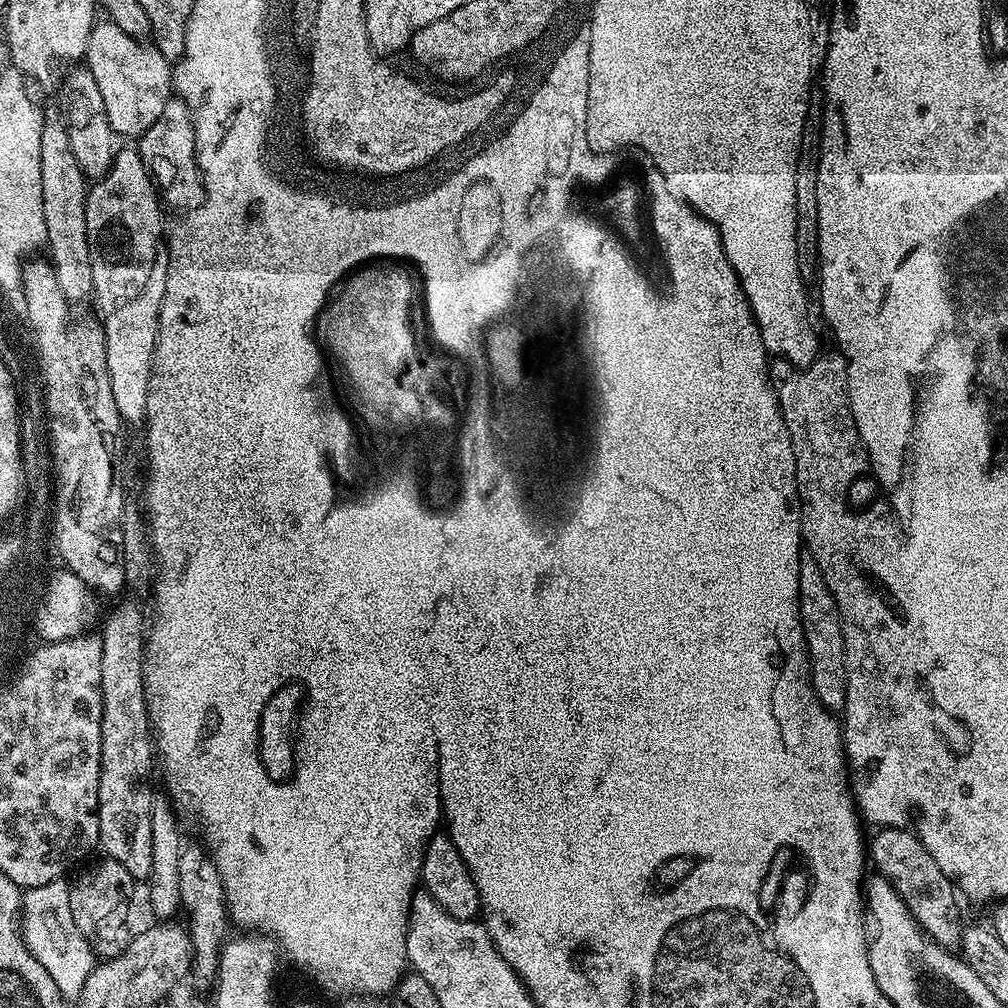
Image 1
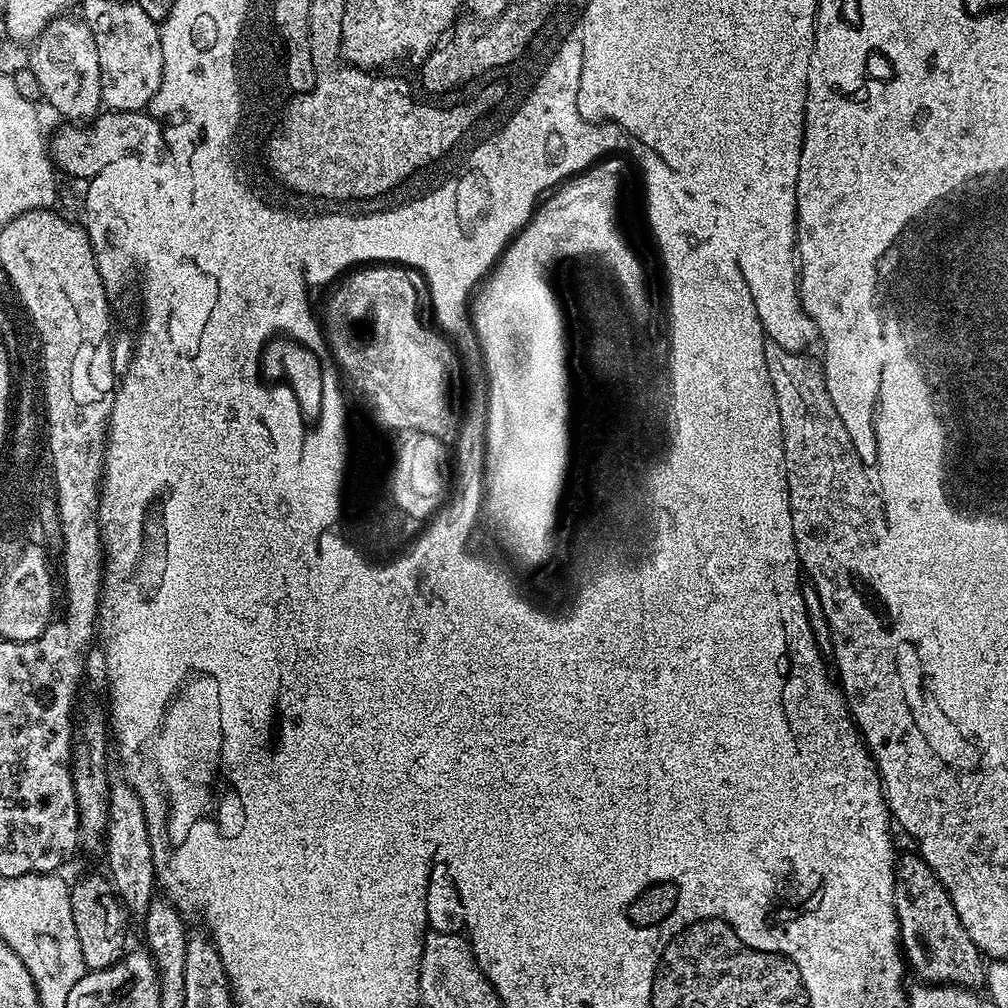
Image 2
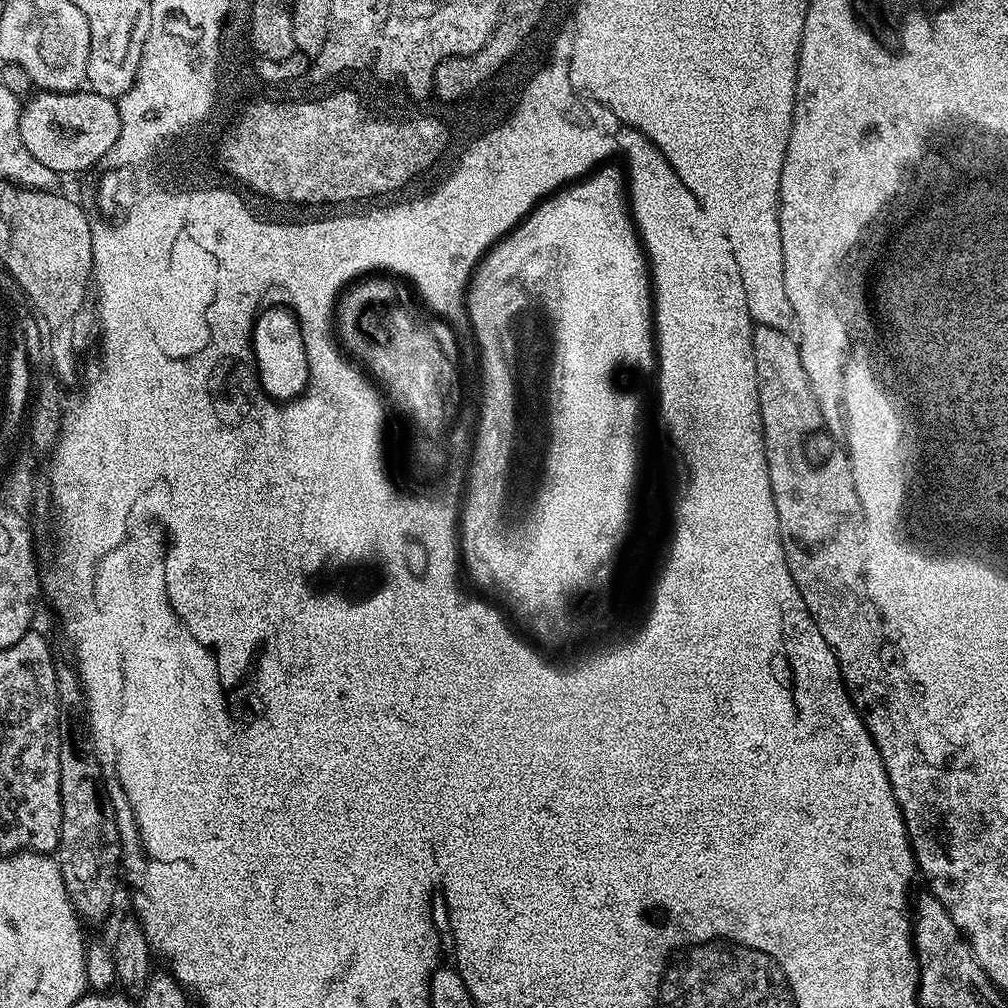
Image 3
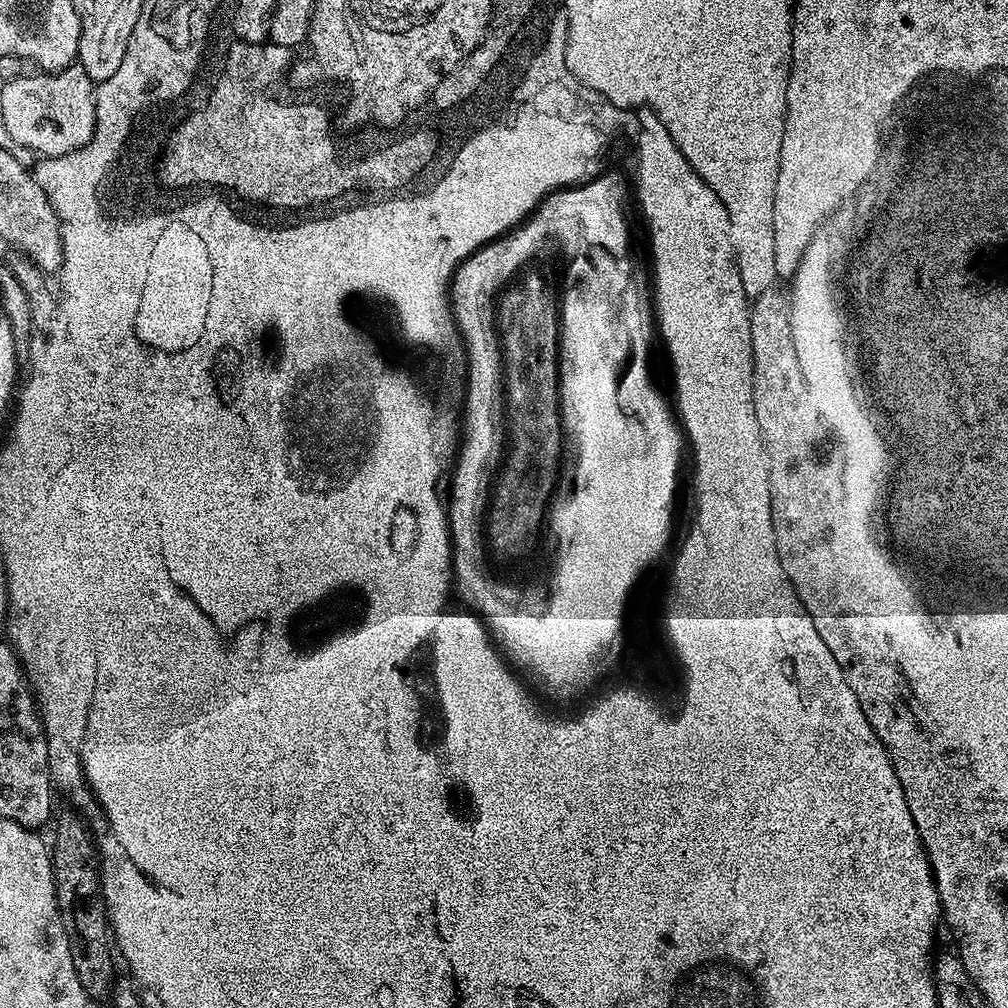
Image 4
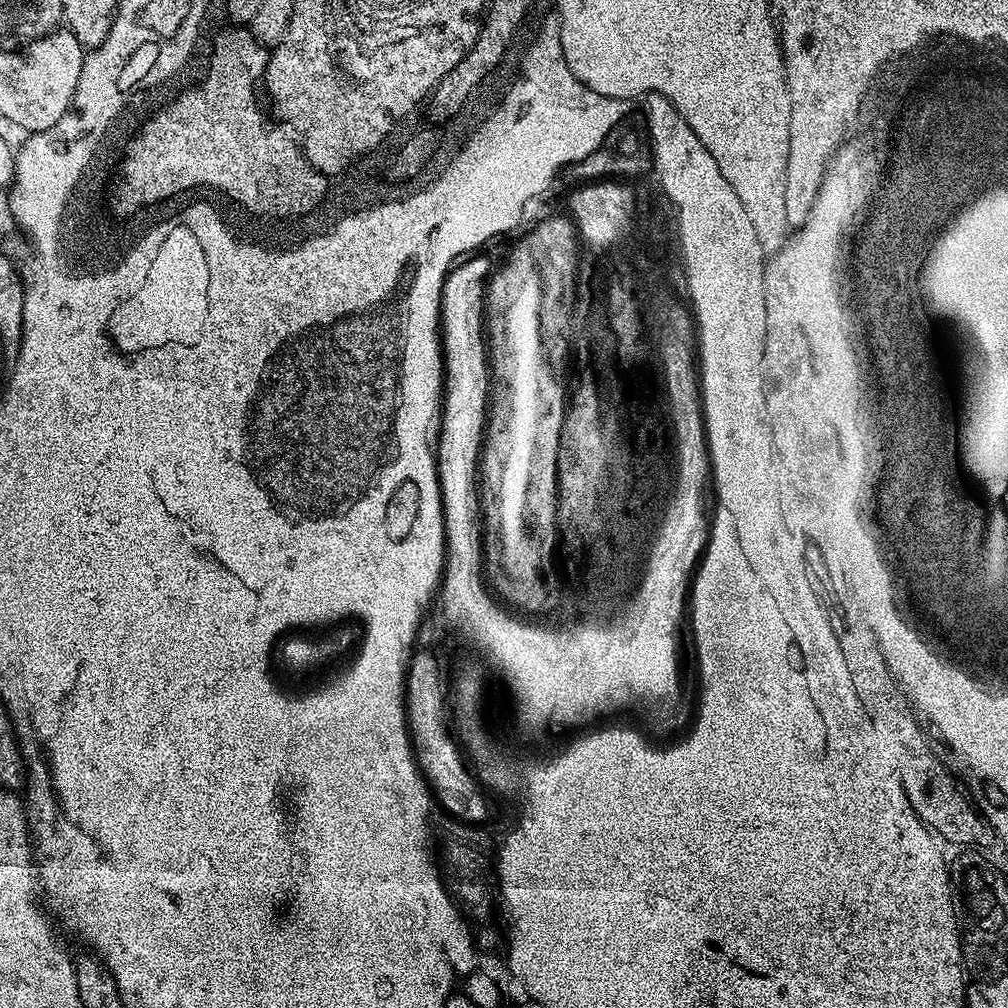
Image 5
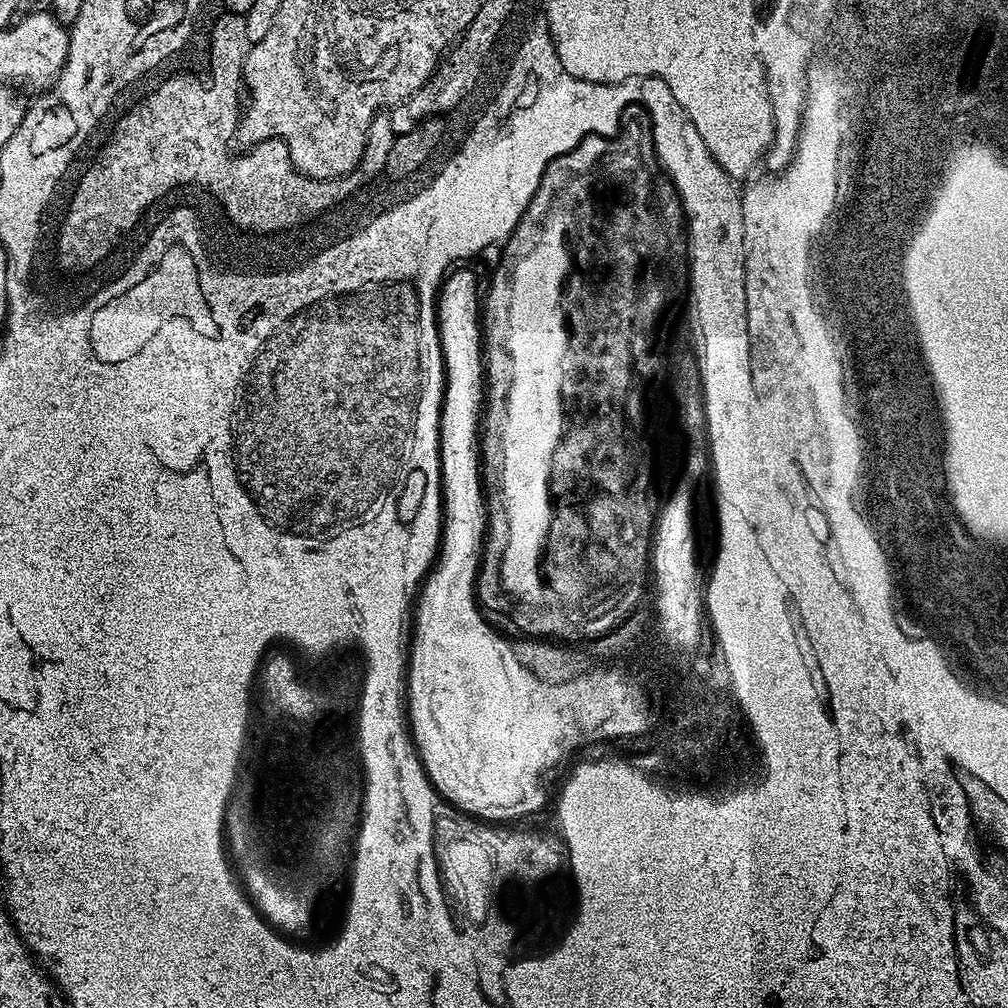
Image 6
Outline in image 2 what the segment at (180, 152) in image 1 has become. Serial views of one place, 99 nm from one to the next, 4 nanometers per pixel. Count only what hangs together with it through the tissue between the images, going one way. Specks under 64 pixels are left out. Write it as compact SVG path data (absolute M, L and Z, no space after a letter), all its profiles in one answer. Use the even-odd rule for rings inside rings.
M104 110L91 121L90 126L81 126L76 122L68 122L56 132L56 137L50 140L50 155L55 167L61 173L66 172L70 176L77 176L82 182L88 182L104 166L110 164L120 155L120 144L124 144L124 124L128 124L128 132L136 132L140 136L139 151L161 150L165 147L164 126L151 113L145 111L135 112L129 116L127 112ZM64 171L64 172L63 172Z

